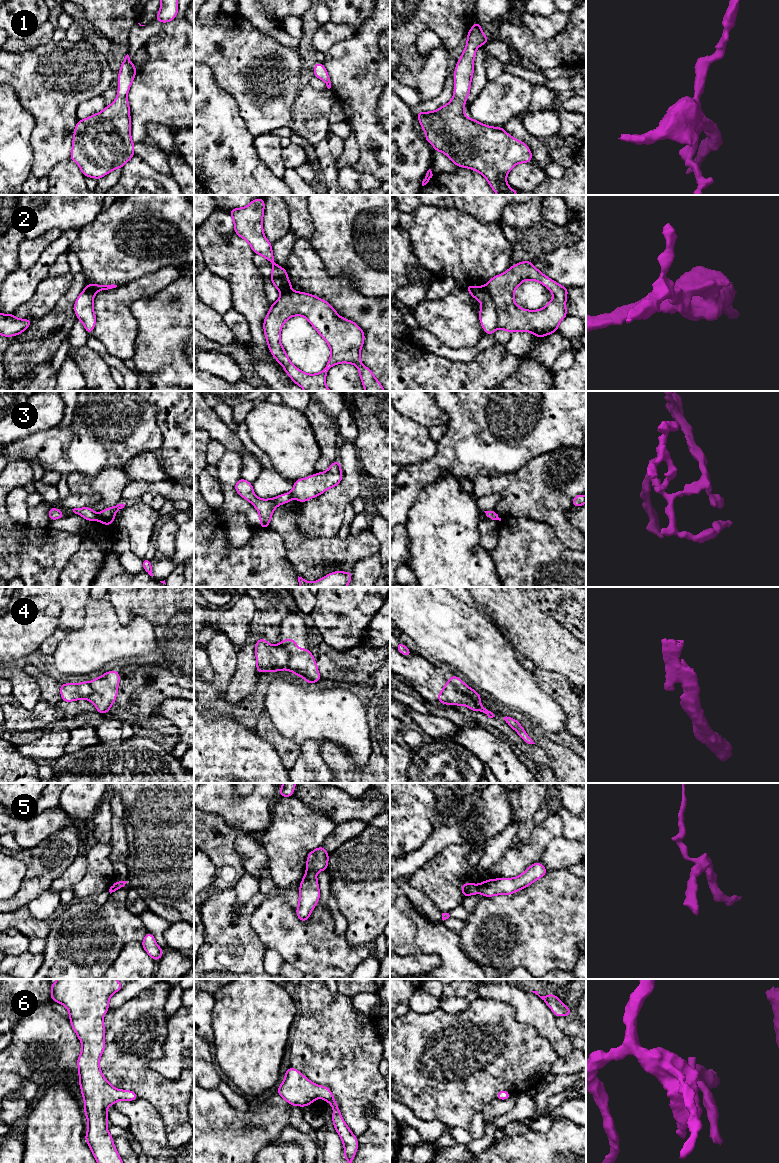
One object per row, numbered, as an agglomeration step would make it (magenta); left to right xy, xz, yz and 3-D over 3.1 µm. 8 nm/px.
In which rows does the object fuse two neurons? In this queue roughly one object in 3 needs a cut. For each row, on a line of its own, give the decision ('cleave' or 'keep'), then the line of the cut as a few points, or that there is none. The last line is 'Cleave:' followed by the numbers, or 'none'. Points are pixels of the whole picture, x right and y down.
1: keep; no cut
2: cleave; cut in yz along (485, 286), (497, 310), (498, 327)
3: cleave; cut in xy along (96, 515), (97, 519)
4: cleave; cut in xz along (280, 642), (288, 656), (288, 668)
5: keep; no cut
6: keep; no cut
Cleave: 2, 3, 4

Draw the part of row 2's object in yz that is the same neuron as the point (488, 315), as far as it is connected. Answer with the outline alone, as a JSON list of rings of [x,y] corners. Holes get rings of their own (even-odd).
[[[467,285],[465,289],[473,298],[482,303],[482,308],[479,310],[479,320],[486,334],[492,335],[498,328],[499,317],[489,291],[486,286]]]

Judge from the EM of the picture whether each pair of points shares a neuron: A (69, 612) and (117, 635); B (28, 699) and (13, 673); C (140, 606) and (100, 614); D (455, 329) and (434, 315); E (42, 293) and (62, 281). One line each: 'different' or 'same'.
A: different
B: same
C: different
D: same
E: same

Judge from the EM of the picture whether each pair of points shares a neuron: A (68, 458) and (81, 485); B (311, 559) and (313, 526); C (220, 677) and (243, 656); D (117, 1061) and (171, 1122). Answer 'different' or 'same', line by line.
A: different
B: different
C: different
D: same

